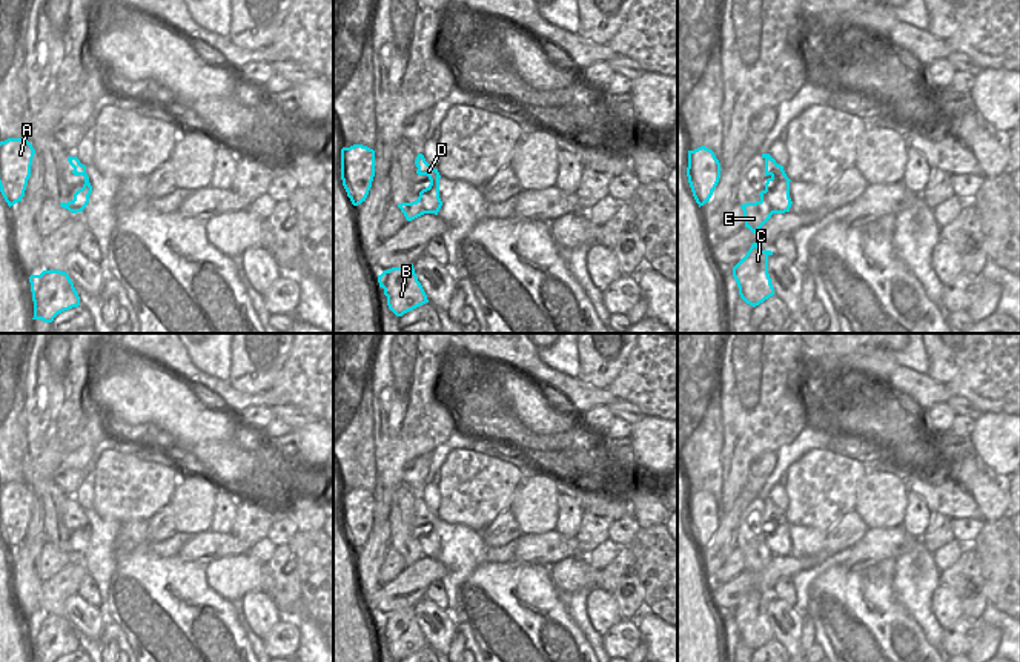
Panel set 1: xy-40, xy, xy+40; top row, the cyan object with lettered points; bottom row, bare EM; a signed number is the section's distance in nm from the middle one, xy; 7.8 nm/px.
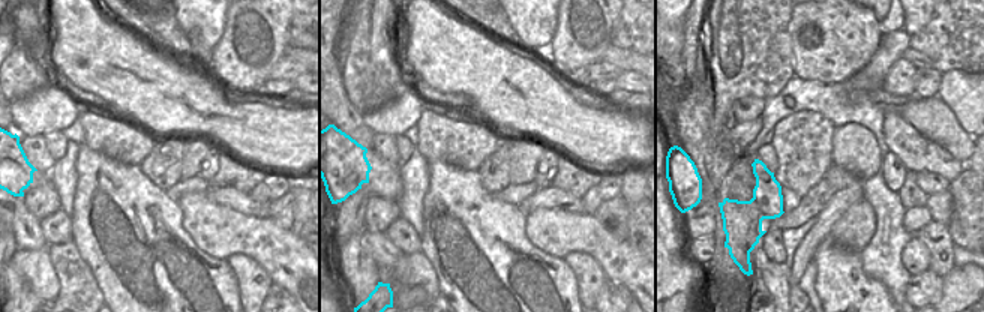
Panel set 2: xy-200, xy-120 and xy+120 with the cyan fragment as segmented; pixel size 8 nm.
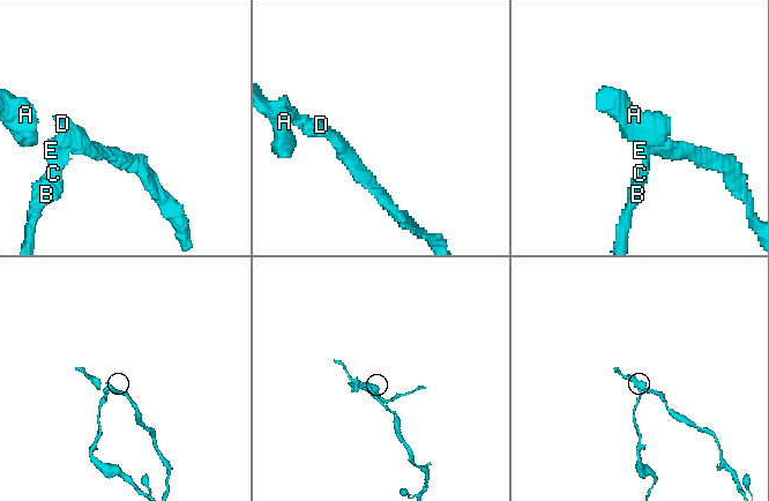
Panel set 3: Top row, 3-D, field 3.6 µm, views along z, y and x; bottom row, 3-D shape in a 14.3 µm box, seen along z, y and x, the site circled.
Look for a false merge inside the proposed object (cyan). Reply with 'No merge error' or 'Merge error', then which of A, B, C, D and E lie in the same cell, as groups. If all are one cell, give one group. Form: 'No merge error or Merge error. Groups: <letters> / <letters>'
Merge error. Groups: A D / B C E.

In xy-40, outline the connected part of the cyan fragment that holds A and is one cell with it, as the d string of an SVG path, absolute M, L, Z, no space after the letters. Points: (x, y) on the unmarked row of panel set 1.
M25 481L0 485L0 536L9 551L25 541L34 498Z

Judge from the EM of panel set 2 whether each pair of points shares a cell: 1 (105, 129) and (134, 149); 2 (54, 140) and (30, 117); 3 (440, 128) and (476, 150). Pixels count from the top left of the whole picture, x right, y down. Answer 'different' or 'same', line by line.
1: same
2: different
3: same

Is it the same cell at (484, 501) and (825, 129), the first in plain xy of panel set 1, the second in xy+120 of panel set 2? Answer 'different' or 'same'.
same

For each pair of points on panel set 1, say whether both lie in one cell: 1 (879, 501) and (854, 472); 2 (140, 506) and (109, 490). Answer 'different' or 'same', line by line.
1: different
2: same

